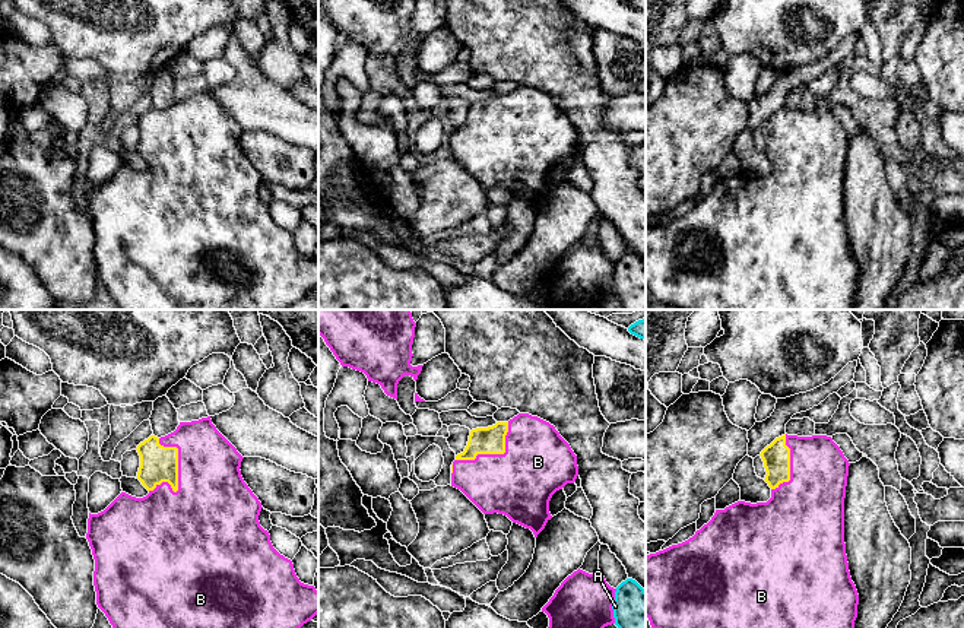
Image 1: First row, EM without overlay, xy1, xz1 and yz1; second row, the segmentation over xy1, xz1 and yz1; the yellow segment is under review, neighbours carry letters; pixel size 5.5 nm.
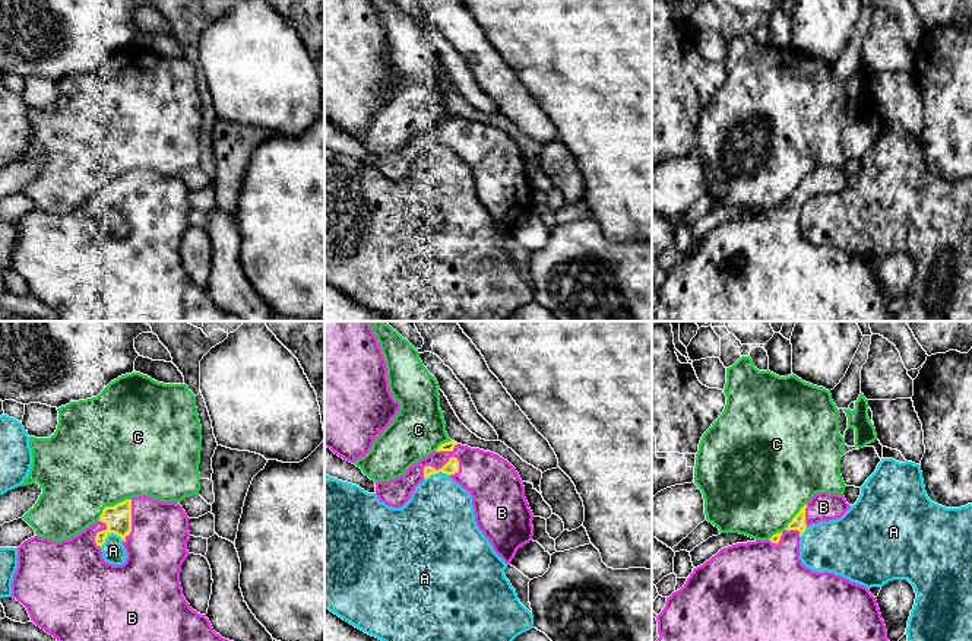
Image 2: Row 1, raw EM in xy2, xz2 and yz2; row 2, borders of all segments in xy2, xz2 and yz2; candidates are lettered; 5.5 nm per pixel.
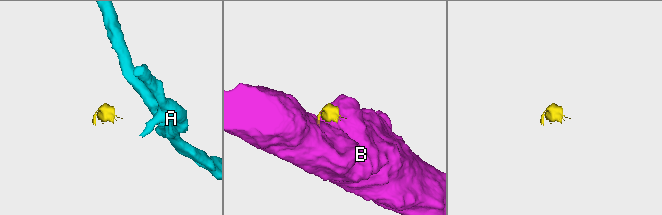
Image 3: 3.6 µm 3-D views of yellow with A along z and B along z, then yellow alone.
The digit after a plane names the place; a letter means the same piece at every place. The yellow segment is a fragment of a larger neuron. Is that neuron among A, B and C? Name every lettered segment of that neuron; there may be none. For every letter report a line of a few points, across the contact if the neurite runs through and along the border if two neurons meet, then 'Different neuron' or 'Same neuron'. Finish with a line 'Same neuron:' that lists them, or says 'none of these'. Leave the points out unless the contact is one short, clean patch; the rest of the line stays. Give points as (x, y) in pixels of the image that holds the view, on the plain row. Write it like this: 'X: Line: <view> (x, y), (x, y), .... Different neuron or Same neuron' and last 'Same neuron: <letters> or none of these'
A: Different neuron
B: Same neuron
C: Different neuron
Same neuron: B

